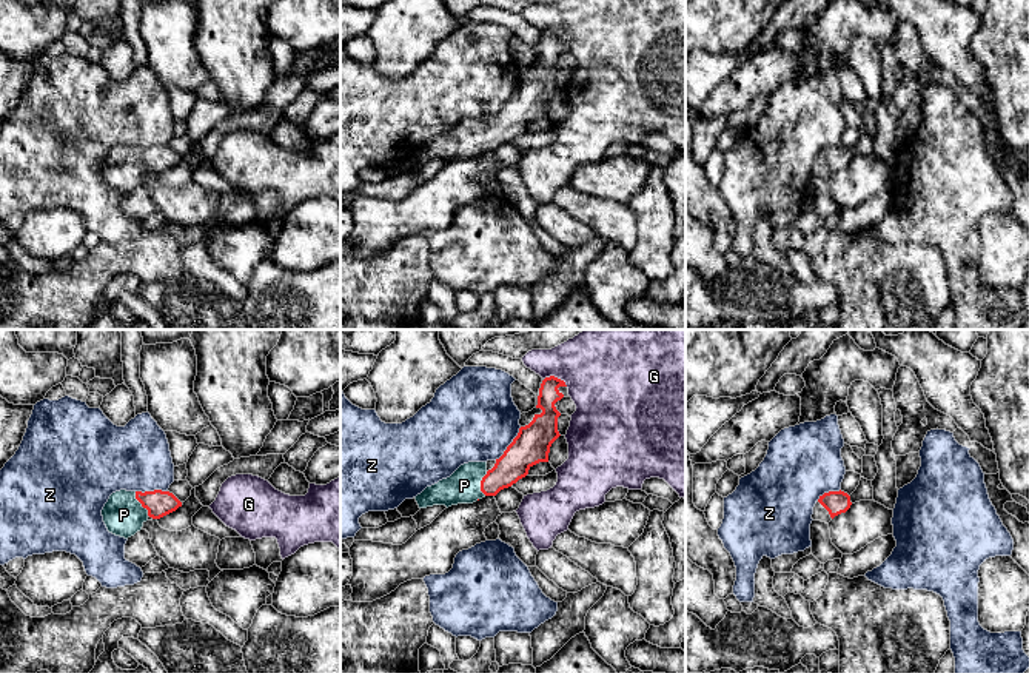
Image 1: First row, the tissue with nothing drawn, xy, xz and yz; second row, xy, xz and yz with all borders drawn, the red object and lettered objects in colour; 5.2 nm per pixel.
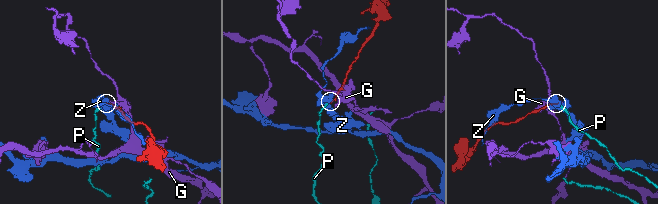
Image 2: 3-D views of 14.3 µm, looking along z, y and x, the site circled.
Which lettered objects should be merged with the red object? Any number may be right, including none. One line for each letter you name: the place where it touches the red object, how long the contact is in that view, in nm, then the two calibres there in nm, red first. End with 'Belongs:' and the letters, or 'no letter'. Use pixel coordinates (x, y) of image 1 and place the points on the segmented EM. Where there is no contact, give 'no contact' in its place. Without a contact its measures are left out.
P: meets red in xy at (140, 502); contact 150 nm long; 140 nm thick on the red side, 220 nm on the other
Belongs: P

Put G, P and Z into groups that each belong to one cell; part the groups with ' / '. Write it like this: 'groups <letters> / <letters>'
groups G / P / Z

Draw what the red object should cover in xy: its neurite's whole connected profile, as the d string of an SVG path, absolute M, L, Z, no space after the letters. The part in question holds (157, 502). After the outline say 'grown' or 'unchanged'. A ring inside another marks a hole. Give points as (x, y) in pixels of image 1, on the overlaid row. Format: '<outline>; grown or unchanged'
M126 491L109 496L102 510L103 522L109 533L131 537L153 517L160 519L182 507L182 502L169 491Z; grown

